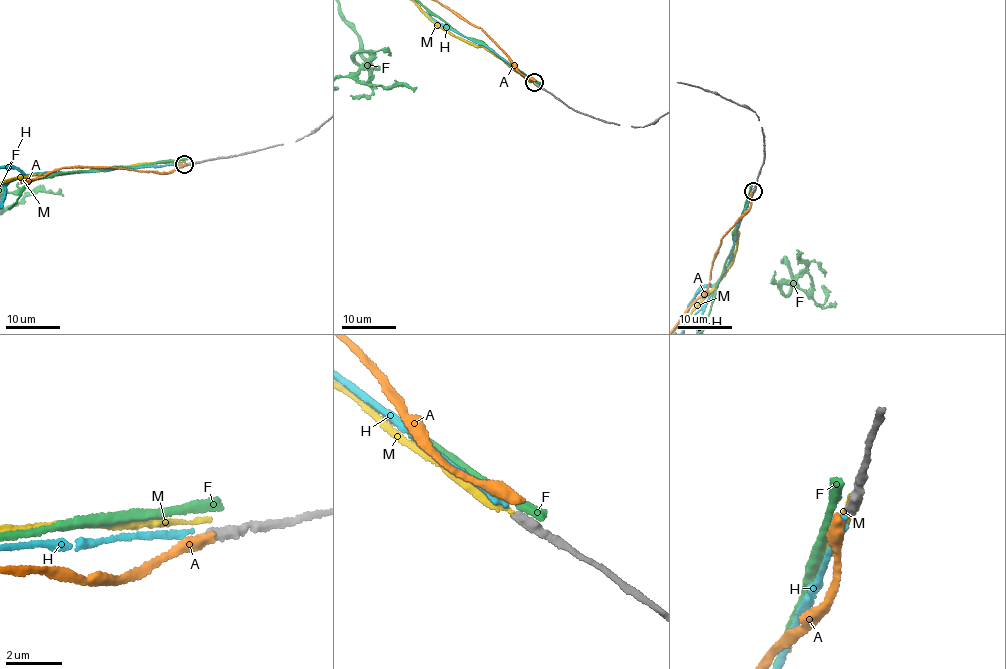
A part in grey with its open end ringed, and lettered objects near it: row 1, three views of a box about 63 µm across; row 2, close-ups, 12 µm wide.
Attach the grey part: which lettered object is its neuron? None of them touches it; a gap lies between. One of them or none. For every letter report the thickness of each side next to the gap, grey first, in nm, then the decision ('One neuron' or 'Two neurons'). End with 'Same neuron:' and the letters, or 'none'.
A: Thickness 340 nm (grey) against 400 nm. Two neurons
F: Thickness 340 nm (grey) against 440 nm. Two neurons
H: Thickness 340 nm (grey) against 200 nm. One neuron
M: Thickness 340 nm (grey) against 190 nm. Two neurons
Same neuron: H

